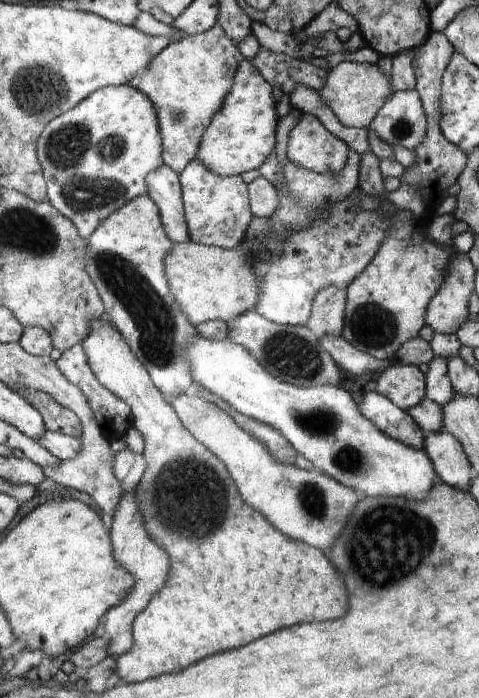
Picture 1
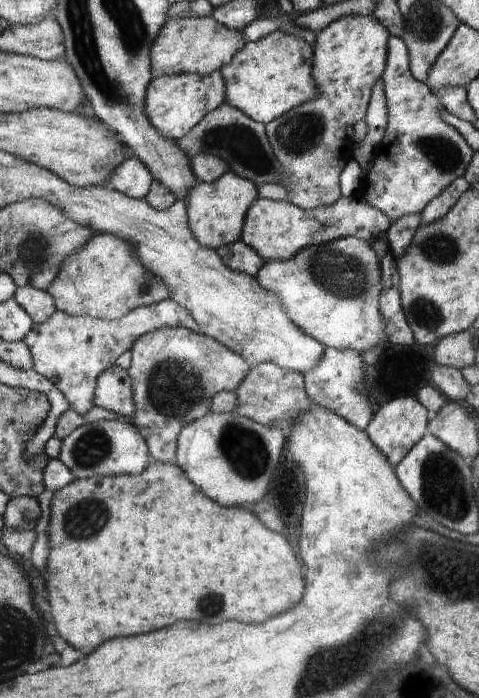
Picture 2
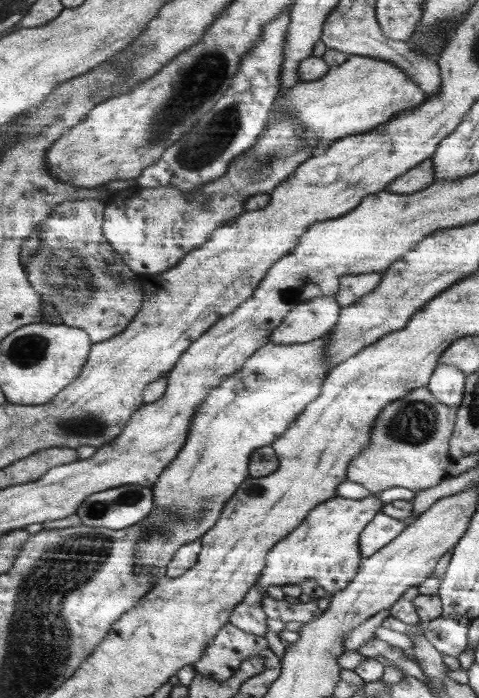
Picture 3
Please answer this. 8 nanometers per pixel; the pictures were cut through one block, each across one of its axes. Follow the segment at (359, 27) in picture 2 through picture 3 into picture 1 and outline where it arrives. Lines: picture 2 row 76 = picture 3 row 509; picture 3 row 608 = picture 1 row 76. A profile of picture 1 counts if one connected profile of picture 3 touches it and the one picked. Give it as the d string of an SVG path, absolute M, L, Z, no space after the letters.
M249 60L242 61L237 70L233 90L228 97L224 98L220 110L214 113L210 124L203 132L195 158L200 159L214 174L222 176L236 176L248 170L259 170L270 157L273 156L277 146L277 128L280 118L277 115L277 102L272 98L272 87L264 75Z

